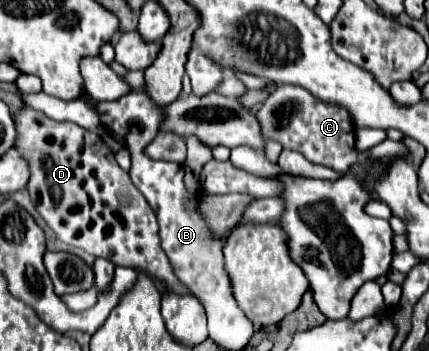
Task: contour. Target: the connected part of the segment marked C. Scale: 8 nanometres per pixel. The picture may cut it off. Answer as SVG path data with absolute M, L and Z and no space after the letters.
M279 85L257 111L263 137L279 141L285 149L301 153L307 161L331 167L339 173L349 171L359 161L355 149L355 127L351 113L343 105L325 103L297 85Z

